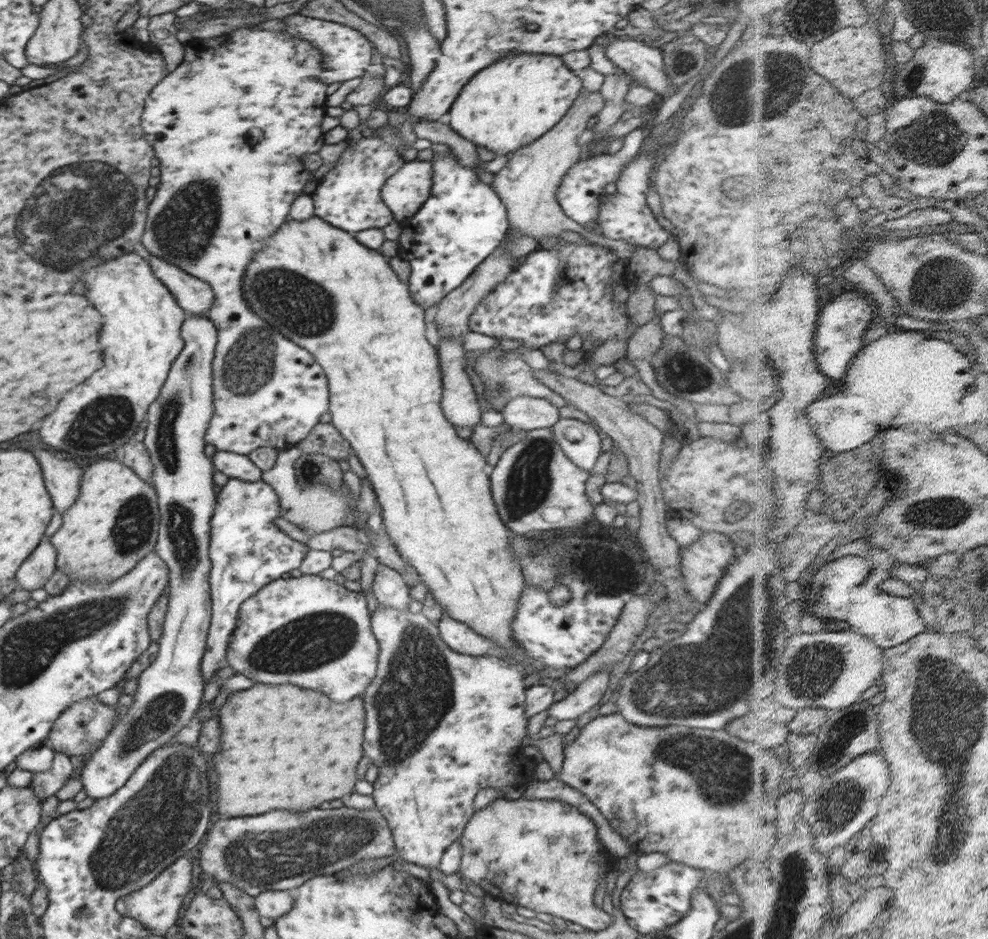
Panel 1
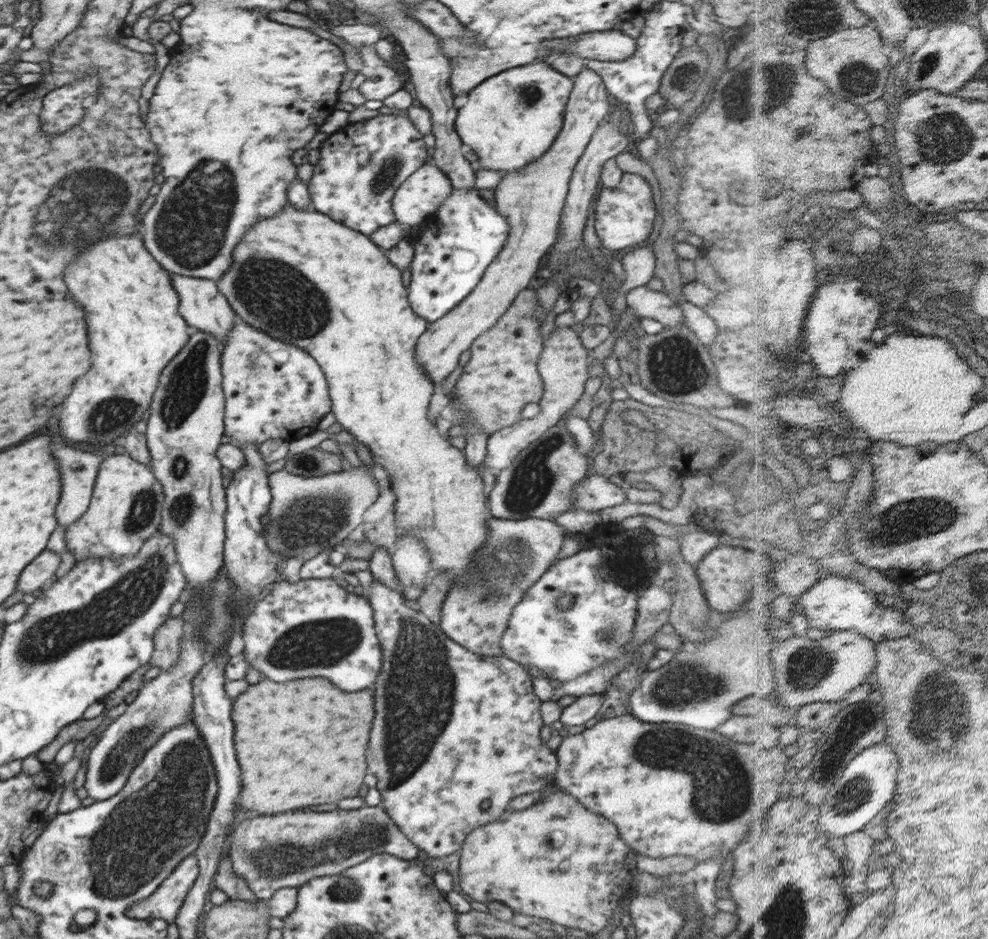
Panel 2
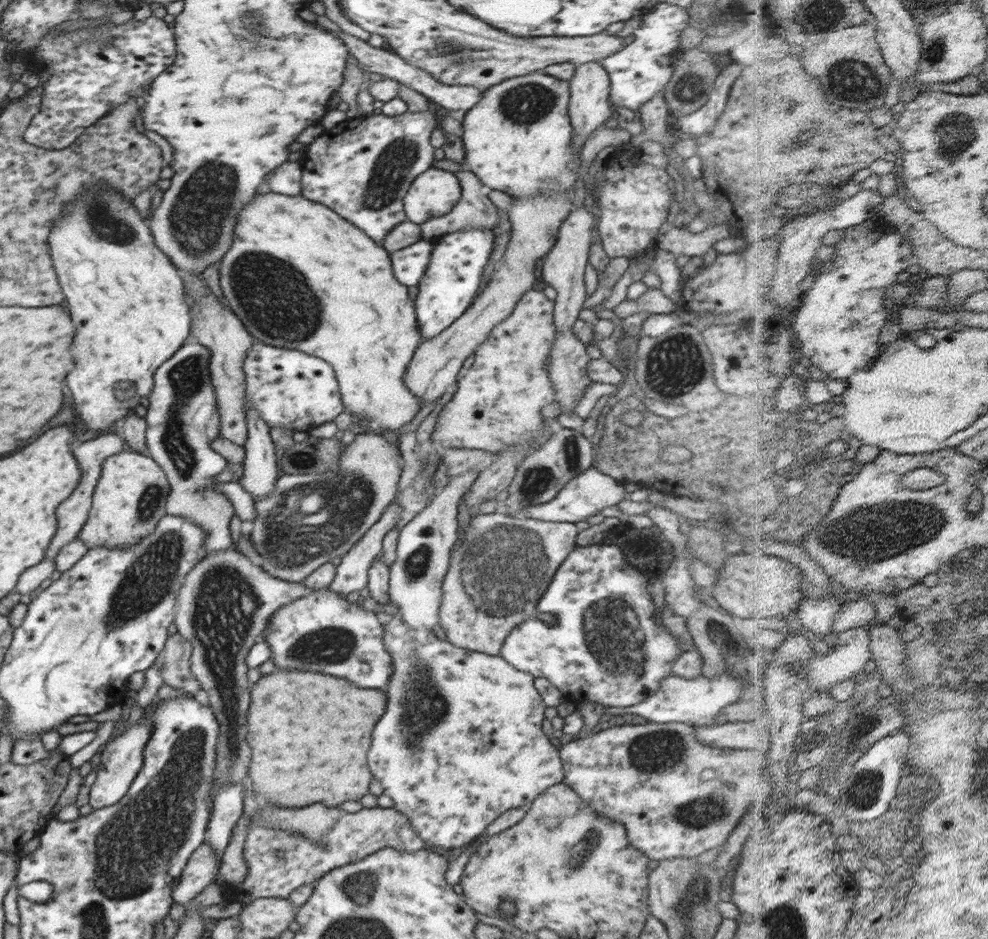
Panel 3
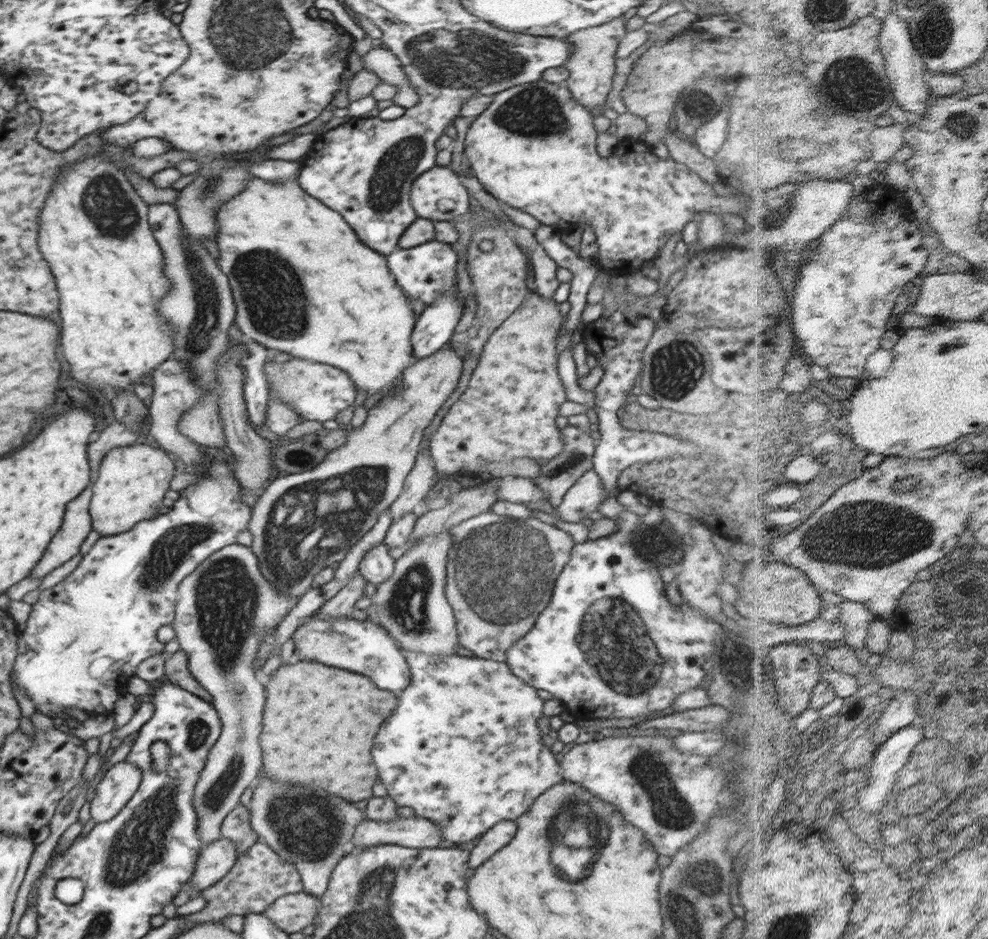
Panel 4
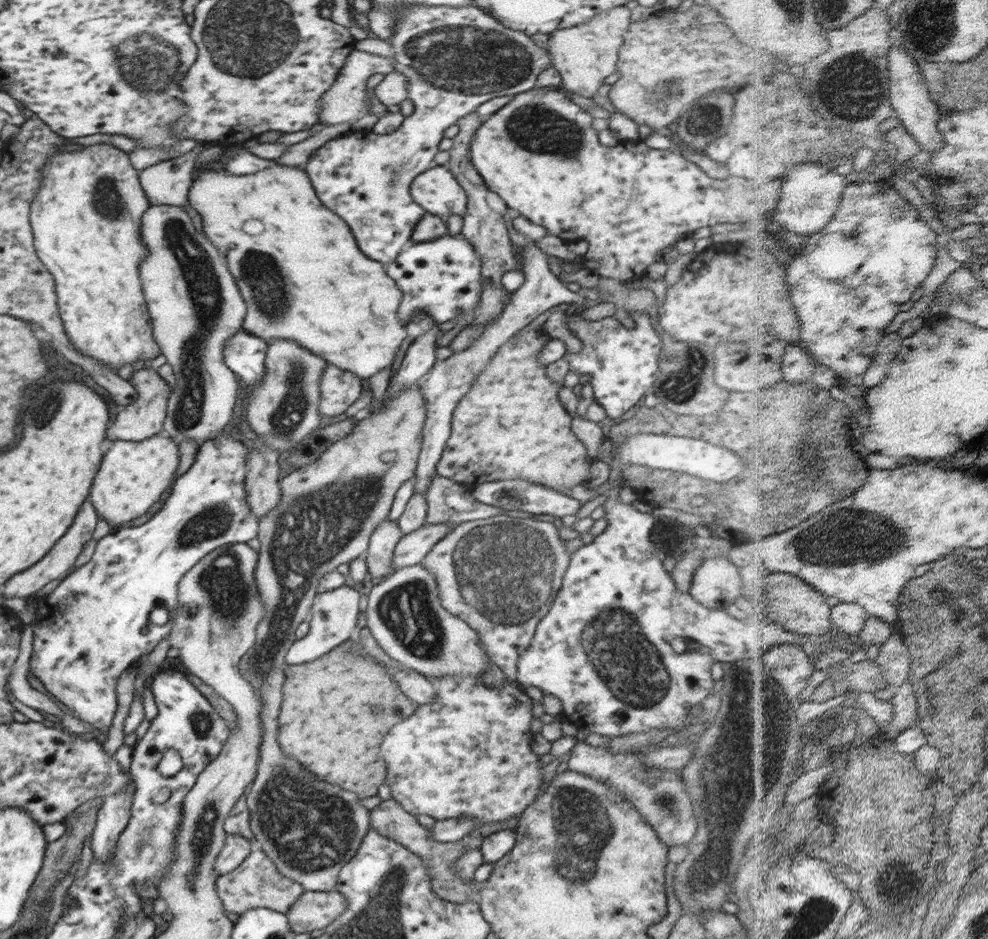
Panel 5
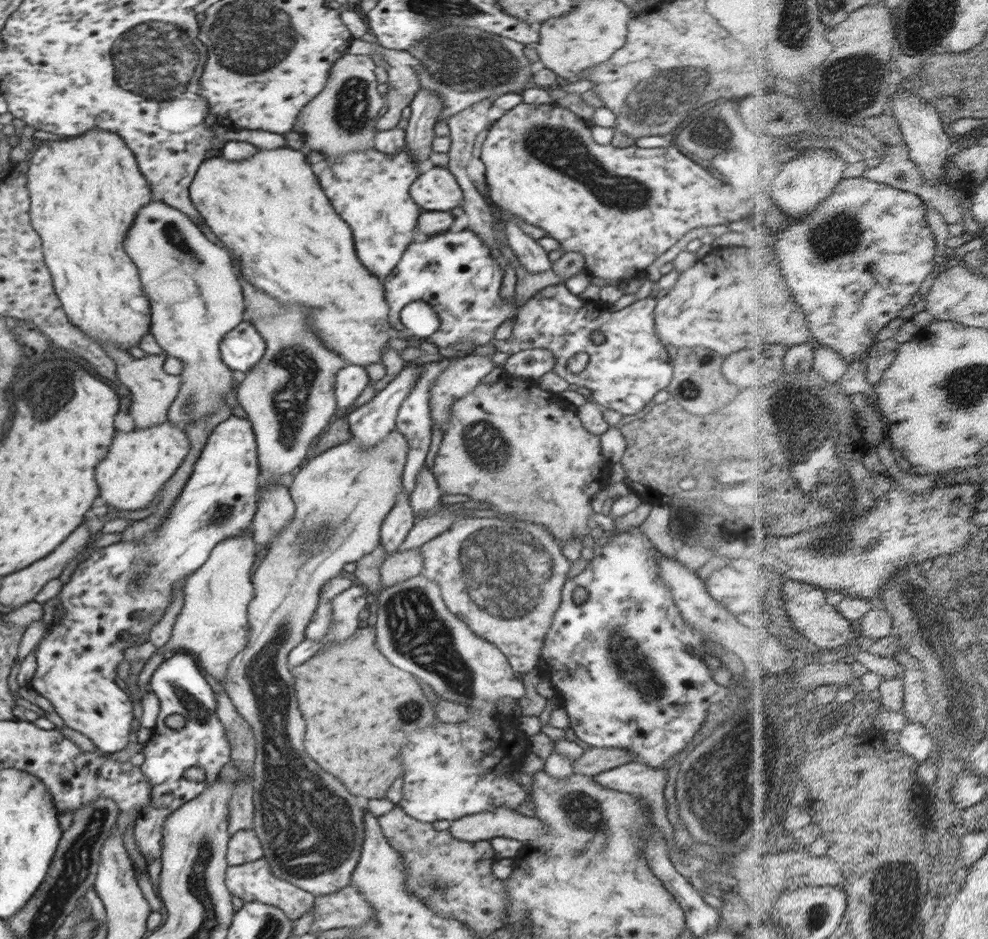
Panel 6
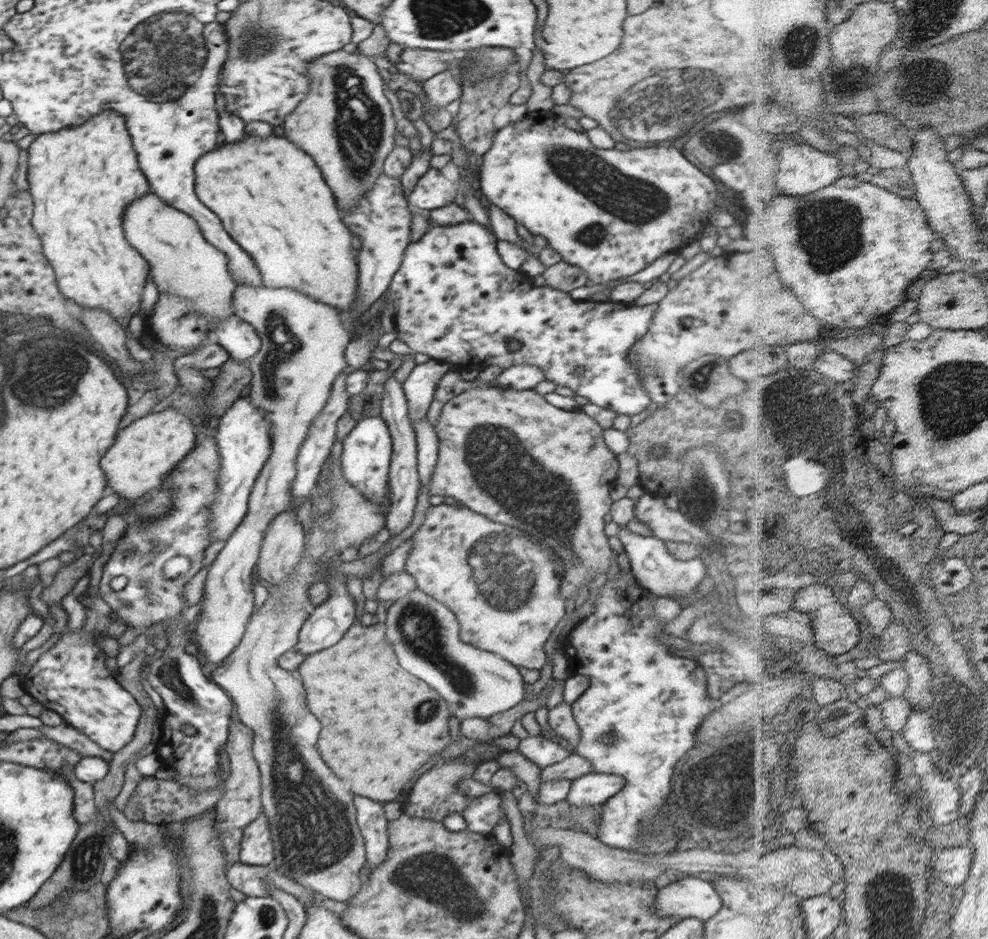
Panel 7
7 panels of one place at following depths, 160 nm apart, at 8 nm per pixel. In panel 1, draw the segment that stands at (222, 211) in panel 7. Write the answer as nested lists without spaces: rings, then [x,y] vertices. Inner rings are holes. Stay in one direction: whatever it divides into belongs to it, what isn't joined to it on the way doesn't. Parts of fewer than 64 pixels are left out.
[[[315,214],[301,221],[288,218],[275,233],[272,233],[268,239],[263,240],[263,247],[255,252],[252,262],[246,267],[242,283],[243,297],[249,307],[262,320],[276,328],[280,335],[288,341],[310,352],[314,356],[314,360],[324,370],[328,380],[331,423],[347,440],[349,446],[354,449],[356,456],[366,468],[367,479],[370,481],[370,486],[374,489],[377,500],[381,504],[383,525],[389,534],[389,538],[395,544],[400,556],[410,566],[413,566],[424,579],[422,582],[426,584],[428,592],[431,592],[435,600],[442,606],[444,613],[448,613],[452,620],[458,620],[462,624],[468,625],[478,634],[493,640],[493,643],[498,645],[501,650],[501,654],[496,654],[496,656],[508,661],[524,677],[528,675],[524,675],[523,668],[518,665],[518,662],[527,662],[532,670],[538,670],[536,673],[539,673],[547,666],[539,660],[524,654],[524,651],[519,648],[520,644],[517,644],[512,636],[511,625],[516,618],[520,595],[523,594],[524,587],[527,584],[524,581],[524,574],[522,574],[520,559],[515,556],[512,545],[510,545],[511,532],[500,518],[493,501],[486,459],[474,447],[470,439],[465,440],[458,437],[455,426],[444,417],[441,408],[443,385],[439,354],[437,348],[432,346],[424,336],[426,332],[425,309],[416,304],[415,300],[412,300],[409,285],[398,279],[398,275],[394,273],[388,262],[389,258],[382,255],[378,250],[360,244],[353,233],[336,228]]]

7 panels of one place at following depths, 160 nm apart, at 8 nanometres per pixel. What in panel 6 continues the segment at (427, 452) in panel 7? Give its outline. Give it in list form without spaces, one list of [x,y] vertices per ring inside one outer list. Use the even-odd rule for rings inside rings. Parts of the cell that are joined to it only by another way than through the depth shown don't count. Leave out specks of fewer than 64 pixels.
[[[424,464],[422,470],[420,470],[420,476],[416,478],[416,487],[410,495],[415,516],[421,516],[440,504],[440,498],[444,495],[444,492],[438,486],[428,465]]]

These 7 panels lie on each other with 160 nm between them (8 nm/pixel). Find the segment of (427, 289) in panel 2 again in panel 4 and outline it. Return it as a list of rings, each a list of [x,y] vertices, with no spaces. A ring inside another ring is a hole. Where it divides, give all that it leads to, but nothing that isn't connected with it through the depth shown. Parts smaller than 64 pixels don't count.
[[[455,288],[437,296],[415,322],[411,335],[414,359],[428,359],[449,343],[464,308],[458,302],[457,293]]]

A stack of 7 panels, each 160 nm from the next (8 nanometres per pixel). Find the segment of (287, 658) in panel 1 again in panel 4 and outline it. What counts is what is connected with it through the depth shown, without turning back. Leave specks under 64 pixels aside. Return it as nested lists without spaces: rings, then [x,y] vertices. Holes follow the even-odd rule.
[[[318,609],[315,614],[310,614],[310,619],[306,623],[296,628],[296,632],[292,636],[296,642],[293,660],[300,660],[300,658],[302,660],[318,660],[322,664],[336,662],[336,660],[324,660],[326,650],[330,650],[330,652],[334,650],[334,656],[338,658],[336,668],[364,674],[364,676],[372,678],[372,682],[378,688],[392,690],[396,696],[400,696],[400,692],[410,684],[410,672],[408,672],[408,664],[406,664],[404,656],[400,654],[400,650],[394,646],[394,640],[386,632],[387,630],[384,630],[376,622],[368,619],[365,621],[352,620],[349,617],[324,619],[324,617],[320,617]],[[344,656],[350,656],[350,658],[342,660]]]

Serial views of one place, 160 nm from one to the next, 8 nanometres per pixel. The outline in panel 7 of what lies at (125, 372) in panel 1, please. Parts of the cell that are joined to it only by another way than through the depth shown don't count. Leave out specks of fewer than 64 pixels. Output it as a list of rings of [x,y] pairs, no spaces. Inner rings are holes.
[[[112,110],[99,112],[98,115],[90,117],[79,127],[38,135],[27,148],[27,152],[29,164],[27,179],[29,182],[29,191],[33,198],[31,225],[40,237],[44,256],[49,260],[54,269],[59,291],[63,294],[64,298],[74,300],[76,304],[82,306],[84,309],[97,308],[102,311],[108,311],[120,324],[124,317],[130,315],[132,318],[132,316],[140,312],[142,290],[144,290],[144,285],[149,274],[149,264],[142,255],[136,252],[135,248],[125,237],[124,230],[122,230],[122,212],[124,212],[128,203],[148,194],[151,191],[151,186],[141,171],[132,139],[130,134],[128,134],[125,116],[121,115],[118,111]]]

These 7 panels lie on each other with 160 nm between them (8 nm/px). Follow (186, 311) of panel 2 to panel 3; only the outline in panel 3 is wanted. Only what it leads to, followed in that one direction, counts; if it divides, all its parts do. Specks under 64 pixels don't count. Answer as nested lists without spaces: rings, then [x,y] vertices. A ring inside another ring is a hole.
[[[212,292],[199,296],[195,304],[190,303],[190,310],[191,339],[195,339],[212,353],[209,370],[220,409],[220,436],[244,447],[248,438],[248,427],[244,411],[245,377],[242,363],[257,341],[247,332],[238,316],[229,307],[224,307]]]

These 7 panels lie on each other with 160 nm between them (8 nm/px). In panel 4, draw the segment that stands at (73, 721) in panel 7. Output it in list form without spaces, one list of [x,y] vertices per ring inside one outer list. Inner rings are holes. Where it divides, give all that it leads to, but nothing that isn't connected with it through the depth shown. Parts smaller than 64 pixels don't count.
[[[221,456],[216,457],[210,462],[210,466],[206,468],[206,472],[200,472],[195,484],[179,490],[180,497],[173,504],[169,513],[158,514],[158,516],[150,520],[143,520],[135,524],[128,532],[121,532],[112,536],[99,536],[94,546],[82,557],[78,567],[72,573],[56,584],[54,587],[44,589],[39,595],[38,601],[32,604],[32,611],[26,628],[20,632],[18,639],[17,655],[13,664],[12,677],[15,683],[26,693],[34,702],[39,713],[50,716],[51,712],[61,712],[62,708],[79,708],[86,713],[92,714],[108,714],[114,709],[115,702],[119,695],[117,688],[119,683],[125,683],[131,676],[136,674],[137,666],[146,660],[149,656],[164,653],[164,643],[158,641],[156,632],[162,626],[173,624],[175,619],[175,607],[177,605],[177,588],[180,581],[196,570],[196,567],[206,560],[211,554],[219,551],[221,548],[236,543],[236,537],[242,530],[246,530],[249,520],[251,519],[251,506],[244,504],[241,499],[241,485],[235,479],[232,460]]]

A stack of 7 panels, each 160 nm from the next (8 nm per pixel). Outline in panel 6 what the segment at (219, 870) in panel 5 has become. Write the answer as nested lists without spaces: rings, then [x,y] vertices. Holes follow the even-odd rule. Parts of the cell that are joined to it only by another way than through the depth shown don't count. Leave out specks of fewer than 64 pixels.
[[[243,829],[236,832],[228,842],[226,860],[228,866],[239,866],[248,862],[255,862],[263,858],[263,844],[251,829]]]

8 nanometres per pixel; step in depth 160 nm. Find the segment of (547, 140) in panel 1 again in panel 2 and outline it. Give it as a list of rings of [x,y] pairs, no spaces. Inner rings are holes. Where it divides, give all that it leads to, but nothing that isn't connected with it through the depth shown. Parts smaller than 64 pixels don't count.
[[[584,68],[572,79],[573,89],[567,102],[563,125],[552,147],[534,162],[502,177],[495,189],[497,211],[509,224],[508,238],[502,250],[488,265],[477,287],[447,315],[429,323],[417,342],[416,356],[434,385],[442,383],[456,370],[462,353],[504,316],[519,292],[528,289],[528,284],[540,268],[540,260],[556,242],[574,167],[592,140],[592,135],[610,112],[609,91],[597,72]]]

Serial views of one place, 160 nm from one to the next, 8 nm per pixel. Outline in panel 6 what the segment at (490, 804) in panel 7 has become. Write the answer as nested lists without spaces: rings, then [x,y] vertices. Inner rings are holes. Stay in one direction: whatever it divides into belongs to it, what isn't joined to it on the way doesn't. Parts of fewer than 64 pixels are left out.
[[[498,807],[490,812],[467,815],[452,821],[448,830],[453,838],[476,843],[497,837],[510,838],[519,844],[536,841],[546,835],[544,824],[534,817],[523,816],[509,808]]]

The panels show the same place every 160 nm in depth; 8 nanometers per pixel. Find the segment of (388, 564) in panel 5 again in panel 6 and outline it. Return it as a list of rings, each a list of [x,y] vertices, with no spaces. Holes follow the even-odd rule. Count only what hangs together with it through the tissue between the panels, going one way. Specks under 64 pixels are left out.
[[[402,488],[392,510],[390,510],[386,515],[384,522],[382,523],[380,531],[380,545],[386,549],[387,556],[393,555],[397,552],[397,548],[402,544],[402,542],[404,542],[410,529],[414,526],[415,514],[413,513],[410,497],[411,495],[408,494],[408,491]]]

